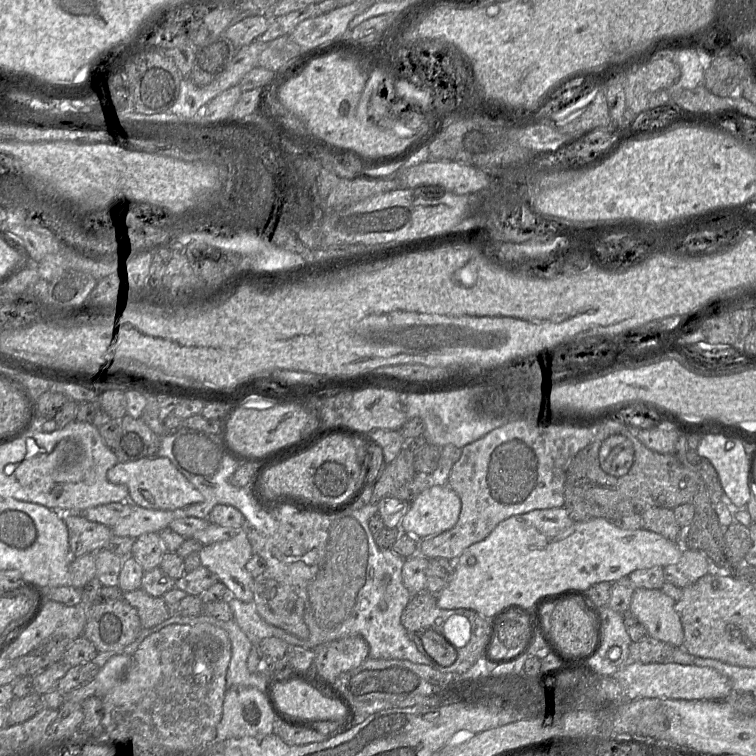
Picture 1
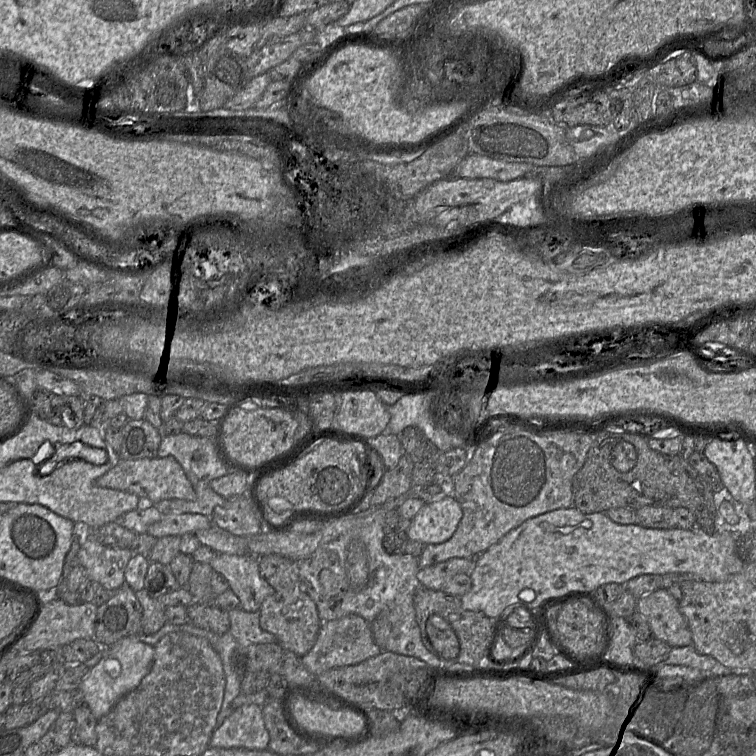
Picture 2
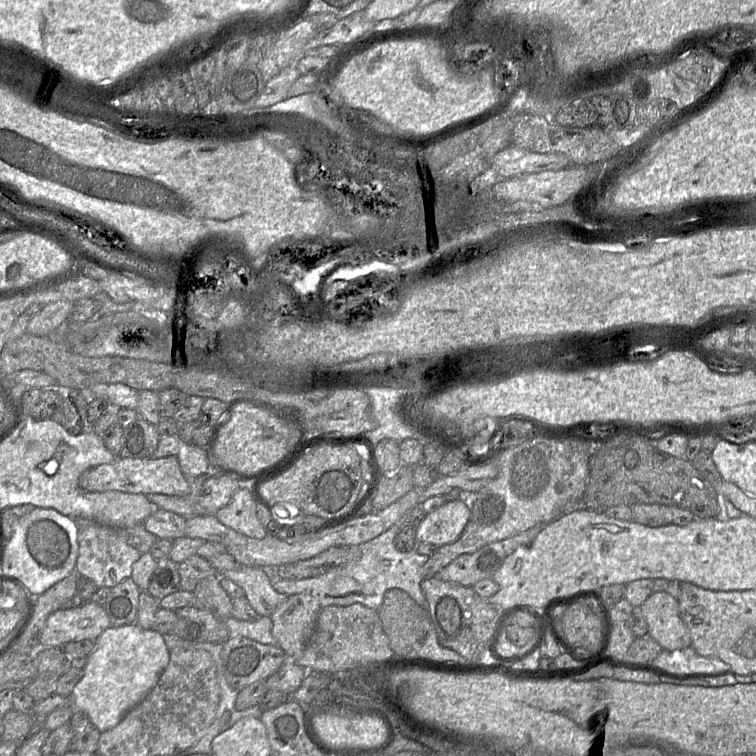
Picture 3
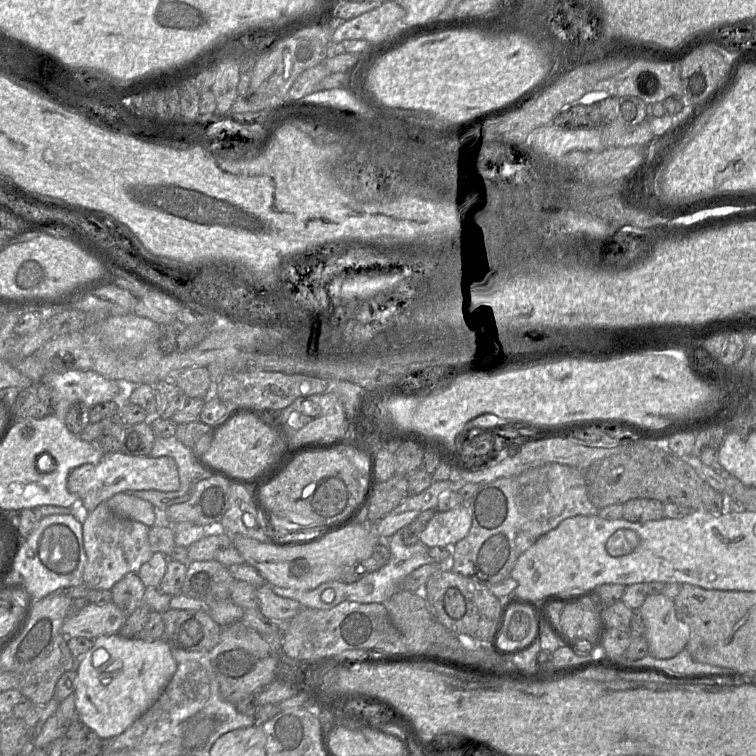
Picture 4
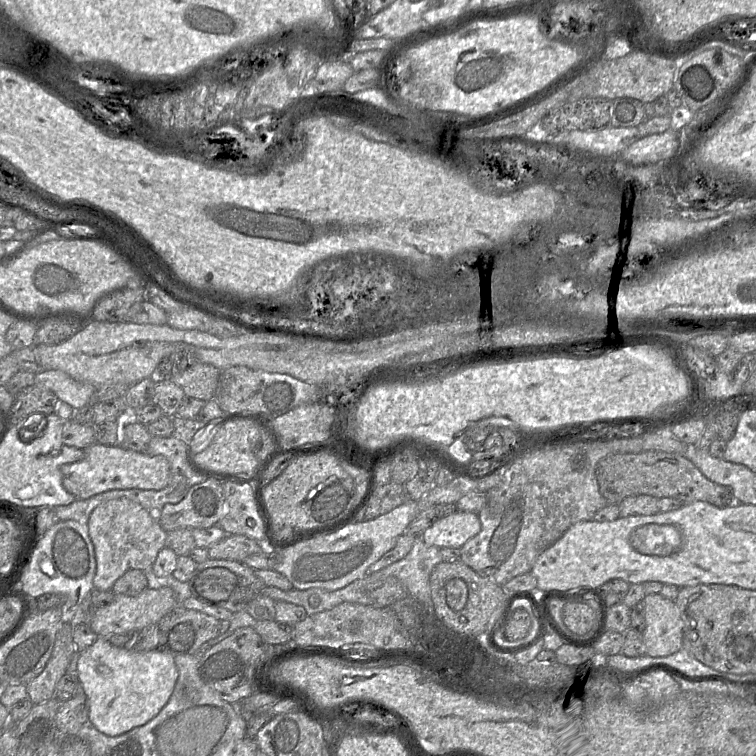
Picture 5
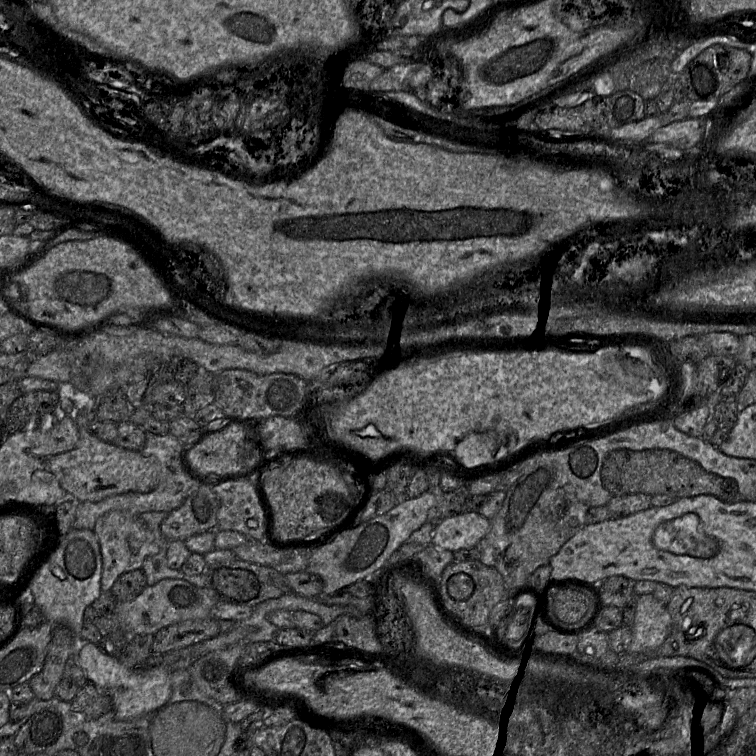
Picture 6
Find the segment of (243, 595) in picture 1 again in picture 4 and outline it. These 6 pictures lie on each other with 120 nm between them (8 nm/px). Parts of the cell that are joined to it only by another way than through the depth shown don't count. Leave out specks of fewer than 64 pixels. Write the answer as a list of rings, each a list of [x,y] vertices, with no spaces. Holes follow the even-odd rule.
[[[268,583],[257,587],[257,596],[259,600],[258,609],[261,613],[267,618],[281,623],[287,623],[303,609],[300,602],[274,593]]]

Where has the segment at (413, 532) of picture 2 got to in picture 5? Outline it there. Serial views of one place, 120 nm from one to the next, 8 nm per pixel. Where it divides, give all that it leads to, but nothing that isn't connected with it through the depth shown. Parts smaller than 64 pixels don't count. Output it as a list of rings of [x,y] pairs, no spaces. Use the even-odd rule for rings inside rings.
[[[460,511],[436,520],[422,534],[422,540],[439,548],[461,548],[481,530],[478,513]]]

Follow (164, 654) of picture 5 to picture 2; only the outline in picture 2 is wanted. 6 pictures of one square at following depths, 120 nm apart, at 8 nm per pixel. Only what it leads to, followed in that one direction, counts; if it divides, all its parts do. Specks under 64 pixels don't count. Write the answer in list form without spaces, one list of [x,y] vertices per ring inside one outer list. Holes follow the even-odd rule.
[[[137,635],[123,638],[104,649],[101,660],[92,668],[81,682],[79,689],[84,696],[84,704],[99,720],[126,694],[138,687],[150,672],[154,660],[154,646],[144,643]]]

